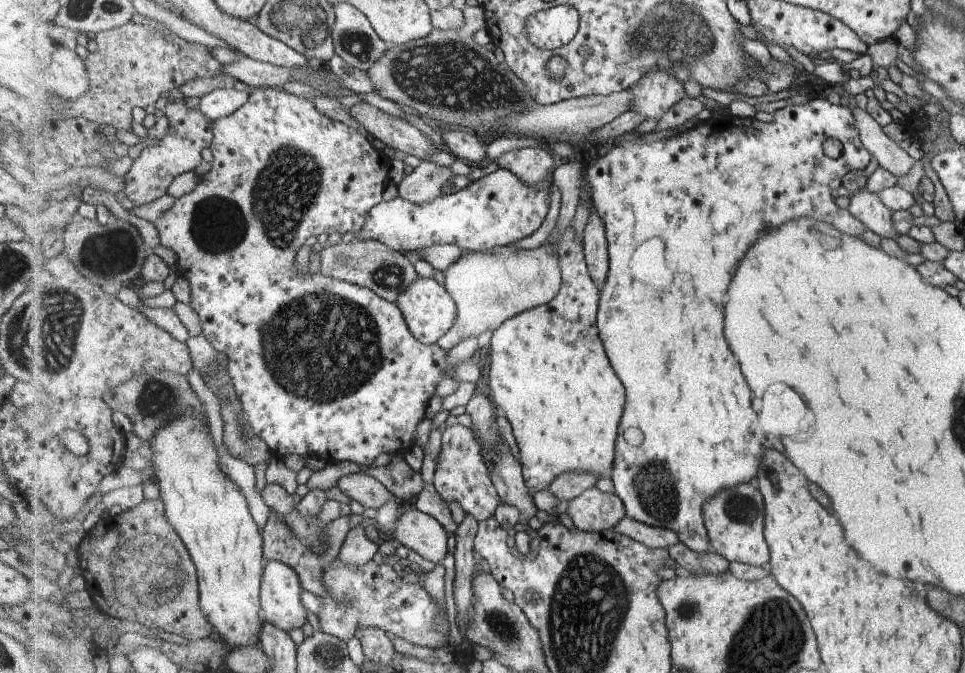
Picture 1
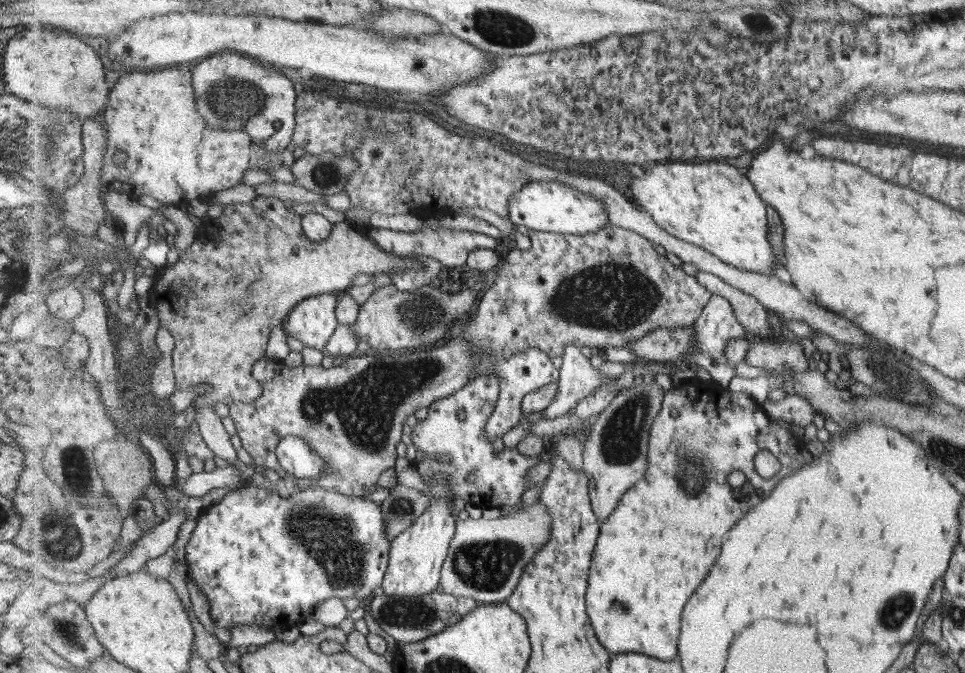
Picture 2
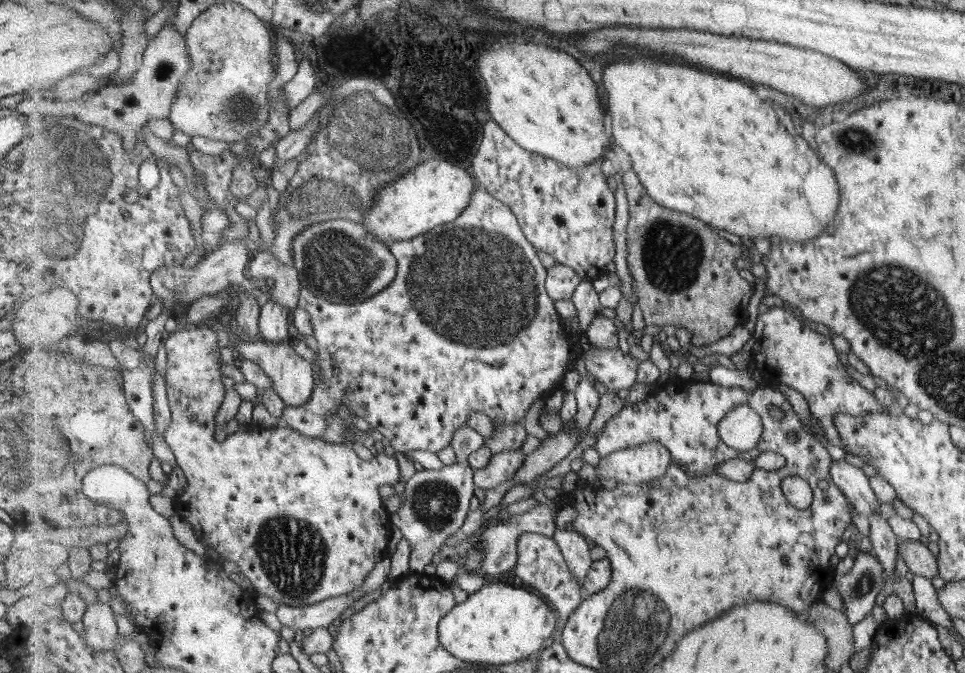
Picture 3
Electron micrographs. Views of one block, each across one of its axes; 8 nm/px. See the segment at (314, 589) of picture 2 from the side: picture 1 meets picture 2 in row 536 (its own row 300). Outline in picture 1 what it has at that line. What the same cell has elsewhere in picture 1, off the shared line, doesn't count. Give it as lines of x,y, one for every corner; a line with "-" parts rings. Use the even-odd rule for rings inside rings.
257,87
239,110
214,122
214,141
210,148
213,160
209,172
197,177
195,190
176,199
173,206
155,220
155,224
162,246
173,249
177,254
179,274
190,280
192,288
190,305
200,316
202,334
218,351
224,352
228,357
227,366
235,386
235,394
248,414
251,428
255,429
255,434
259,435
268,449
284,457
288,455
319,457
324,462
321,468
341,460
370,467
383,452
394,454
413,447
413,437
427,414
427,404
436,394
437,384
443,377
454,377
459,382
479,382
482,359
477,356
467,362
453,365
448,362
447,351
443,350
438,342
426,345
415,338
397,304
385,300
370,288
329,278
319,271
314,274
308,272
302,274
297,270
295,258
299,254
299,247
311,236
329,231
352,232
357,236
363,230
368,221
369,211
383,201
383,190
390,183
389,168
392,160
389,152
380,152
376,149
368,136
363,136
359,130
343,122
320,114
311,101
309,98
290,94
281,87

